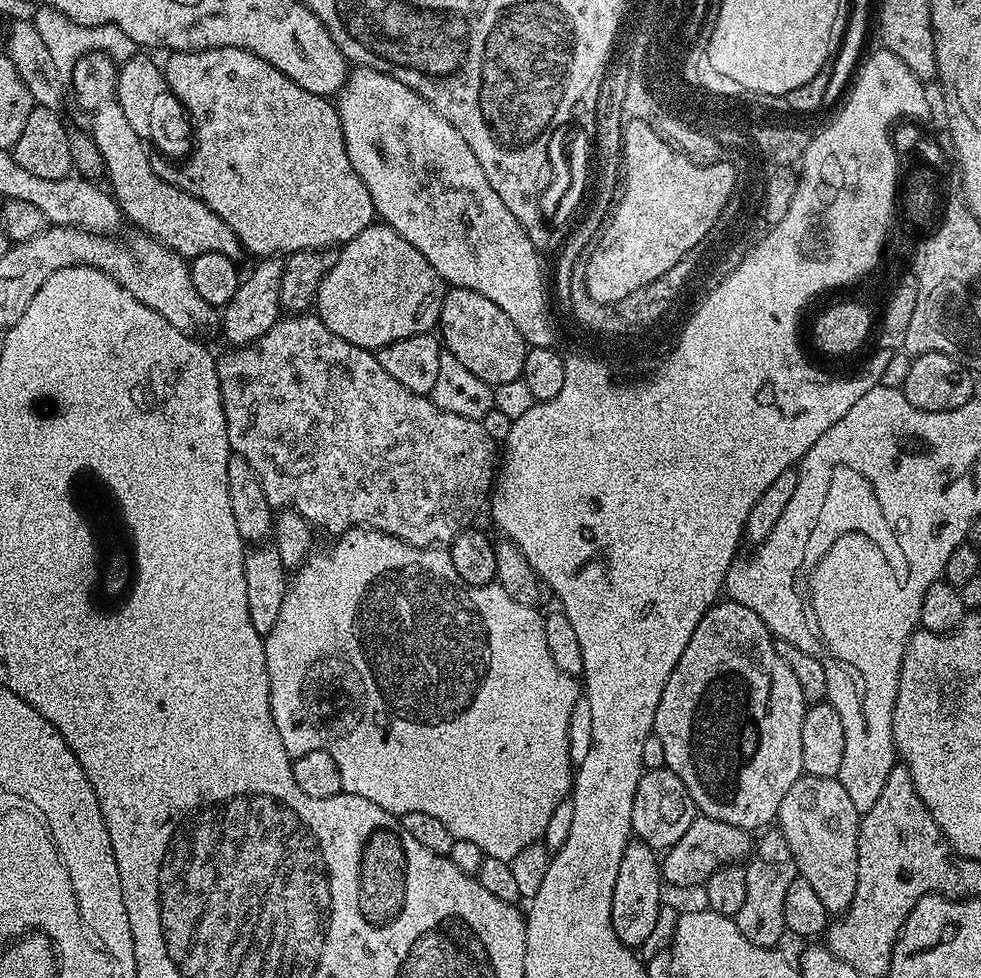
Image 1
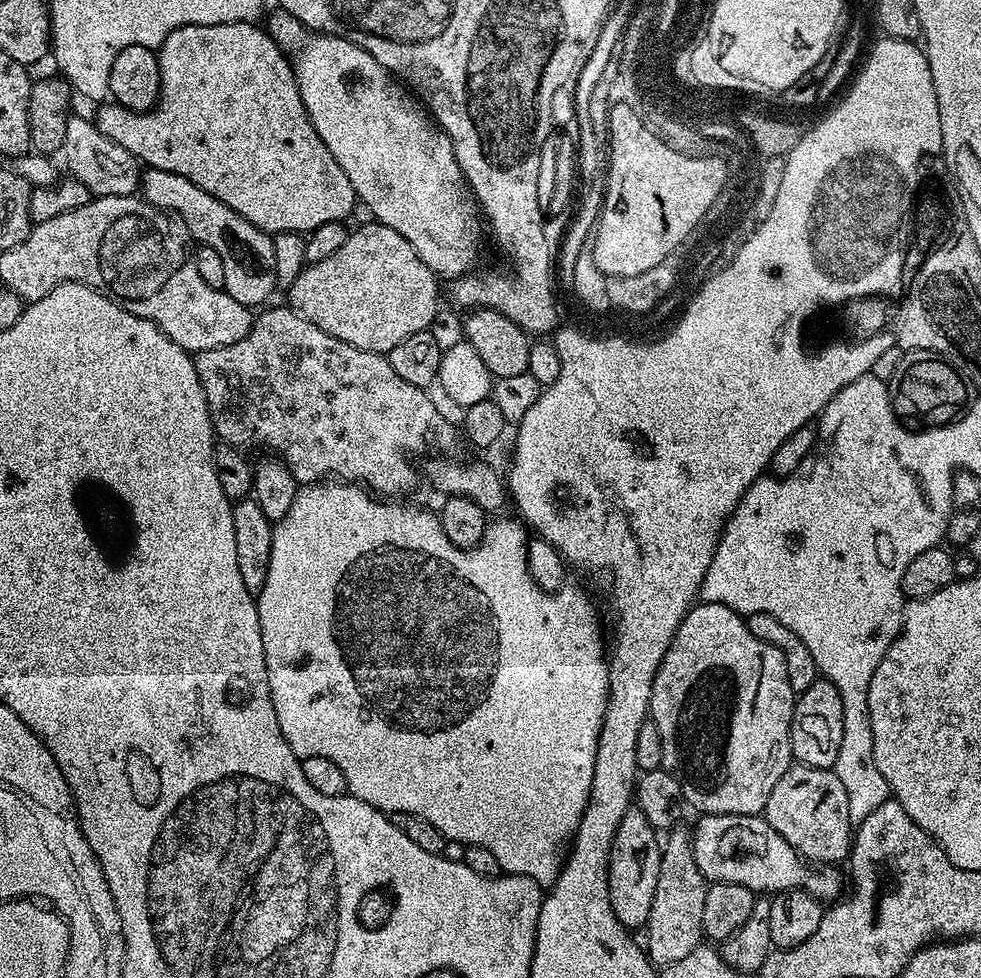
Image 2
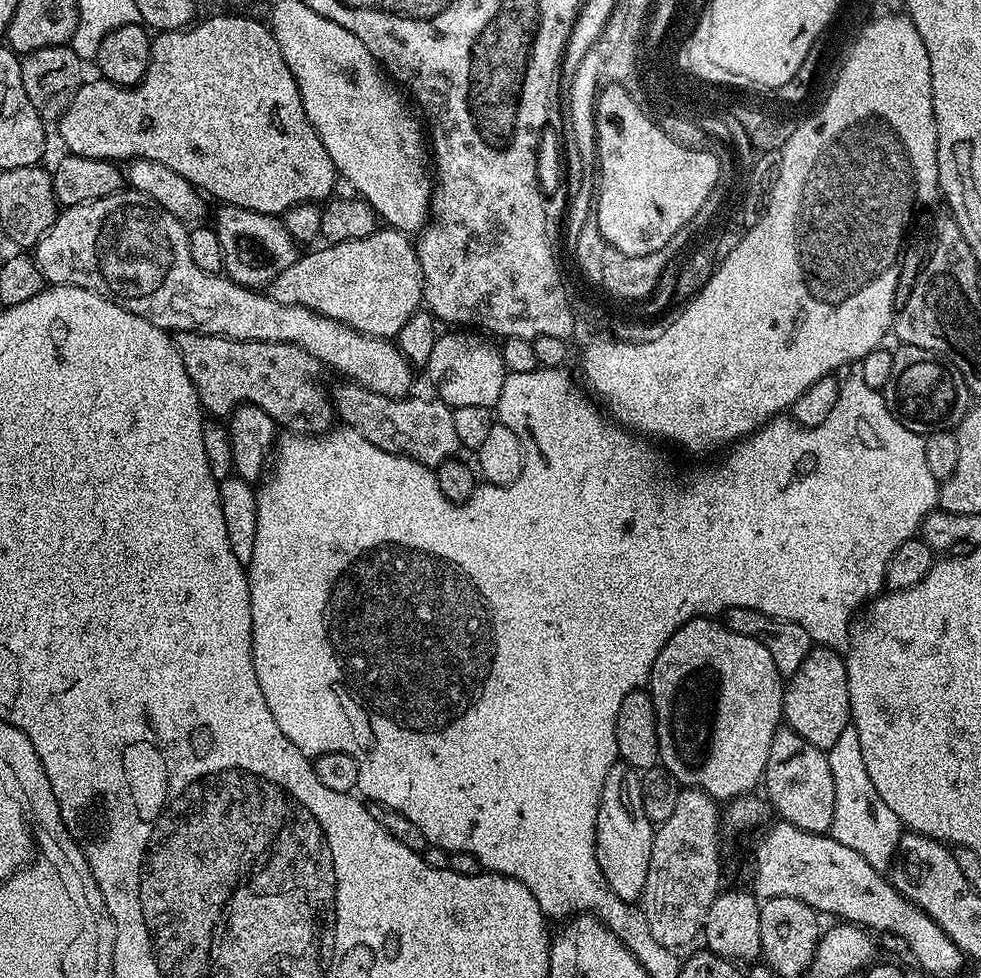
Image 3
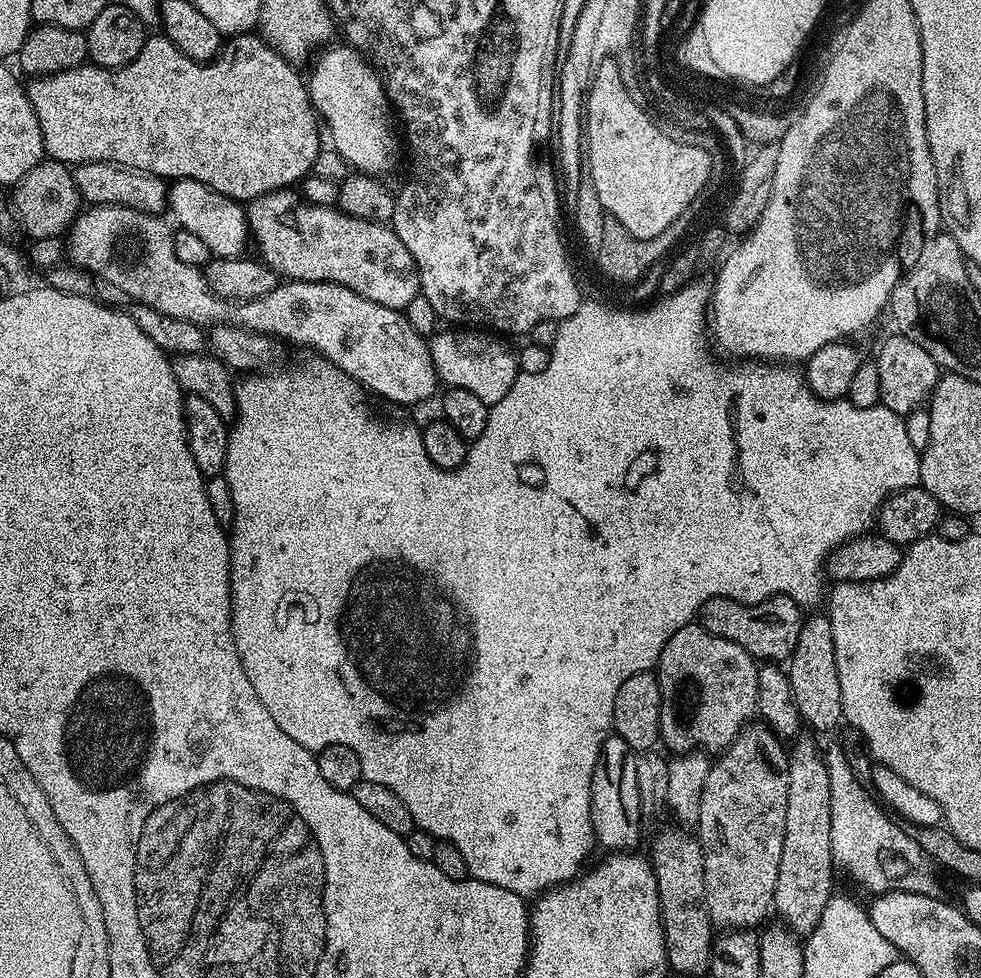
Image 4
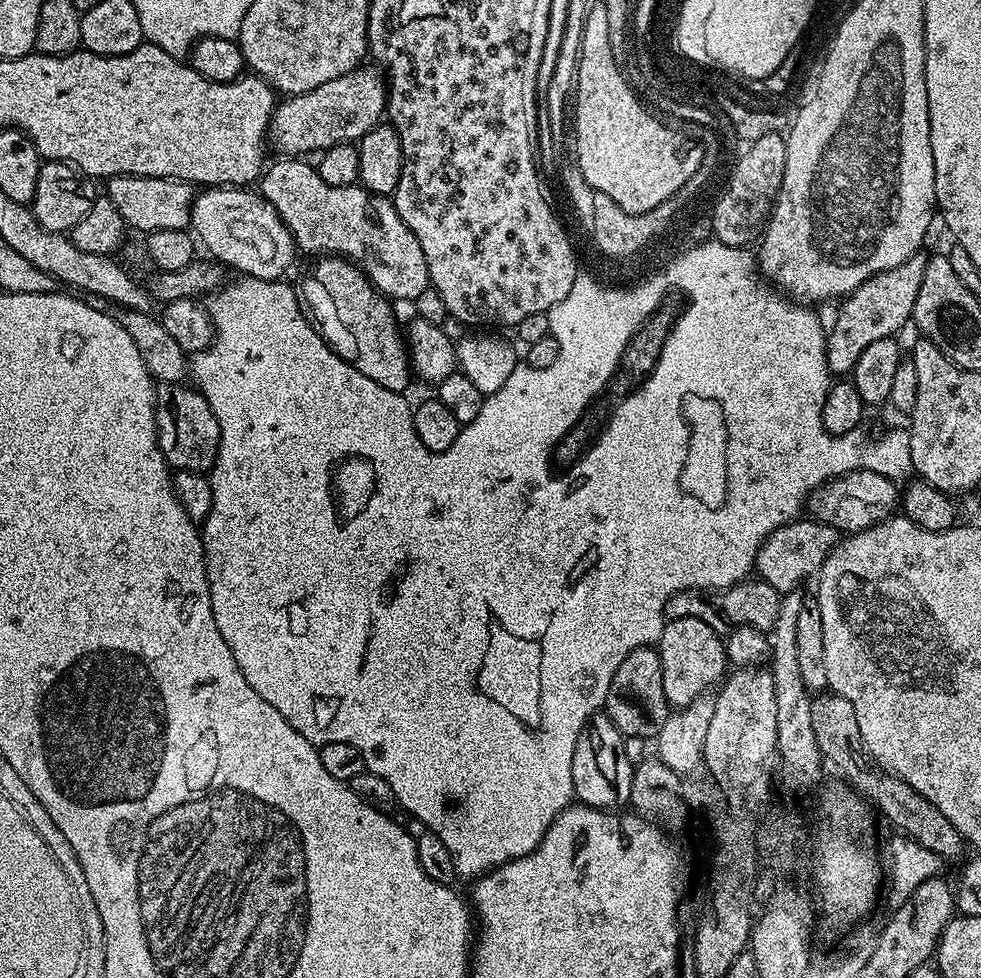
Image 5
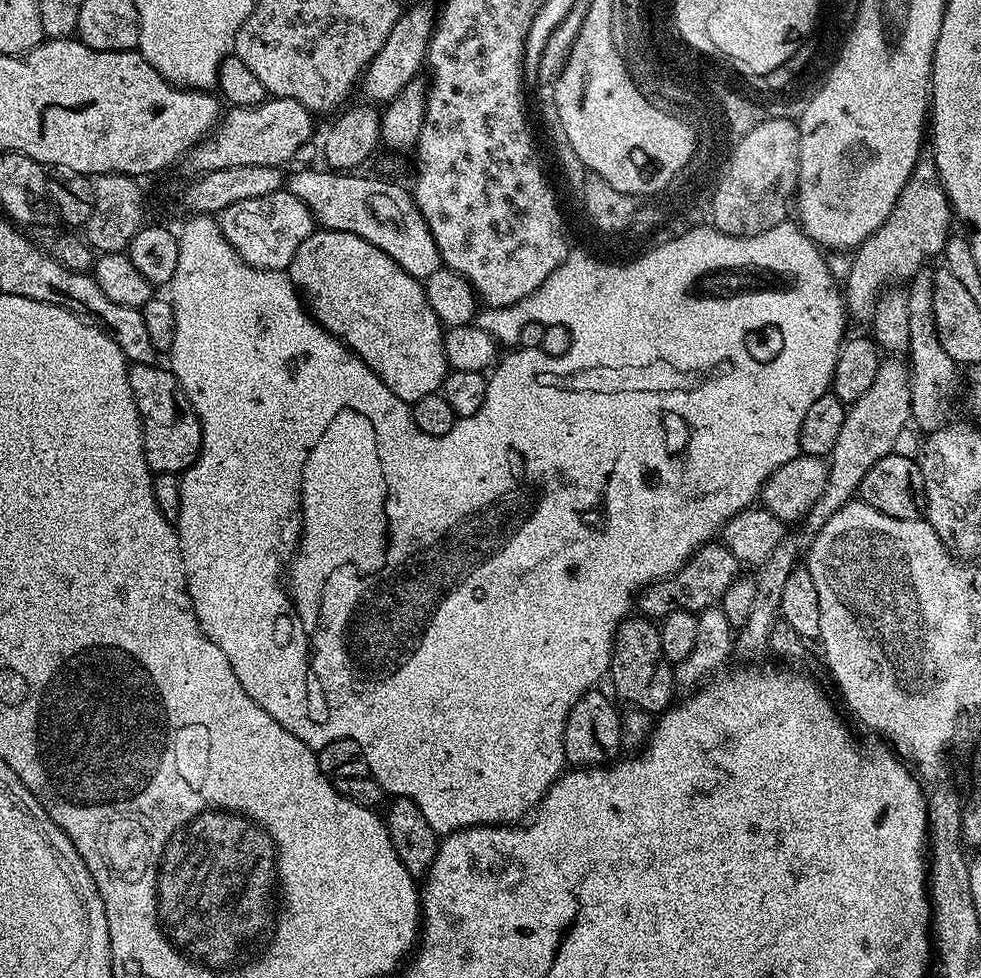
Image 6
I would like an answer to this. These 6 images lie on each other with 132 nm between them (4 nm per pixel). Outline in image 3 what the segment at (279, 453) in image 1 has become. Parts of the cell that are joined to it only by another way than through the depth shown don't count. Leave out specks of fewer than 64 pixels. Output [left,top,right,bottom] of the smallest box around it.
[174,332,334,434]

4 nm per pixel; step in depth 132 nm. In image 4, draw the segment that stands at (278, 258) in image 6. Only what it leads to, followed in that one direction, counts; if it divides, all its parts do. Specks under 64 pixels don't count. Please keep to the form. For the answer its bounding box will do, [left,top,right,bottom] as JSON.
[167,180,249,257]

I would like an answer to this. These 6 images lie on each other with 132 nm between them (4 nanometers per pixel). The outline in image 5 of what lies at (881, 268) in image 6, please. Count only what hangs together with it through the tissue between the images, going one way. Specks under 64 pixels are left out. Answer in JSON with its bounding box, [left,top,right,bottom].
[824,251,928,377]

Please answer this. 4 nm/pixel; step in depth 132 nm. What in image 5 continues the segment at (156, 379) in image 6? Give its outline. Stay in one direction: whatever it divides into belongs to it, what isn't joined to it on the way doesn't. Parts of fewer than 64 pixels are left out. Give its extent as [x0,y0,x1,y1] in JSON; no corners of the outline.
[156,383,220,473]

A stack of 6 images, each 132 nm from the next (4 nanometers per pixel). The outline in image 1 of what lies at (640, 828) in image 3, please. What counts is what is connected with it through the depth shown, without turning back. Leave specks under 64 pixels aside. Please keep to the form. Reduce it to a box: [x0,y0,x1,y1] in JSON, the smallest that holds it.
[610,839,662,950]

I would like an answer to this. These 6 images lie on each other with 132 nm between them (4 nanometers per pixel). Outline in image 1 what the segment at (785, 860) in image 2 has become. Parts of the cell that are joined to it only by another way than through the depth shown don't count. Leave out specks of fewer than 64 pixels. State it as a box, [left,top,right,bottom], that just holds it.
[662,814,754,888]

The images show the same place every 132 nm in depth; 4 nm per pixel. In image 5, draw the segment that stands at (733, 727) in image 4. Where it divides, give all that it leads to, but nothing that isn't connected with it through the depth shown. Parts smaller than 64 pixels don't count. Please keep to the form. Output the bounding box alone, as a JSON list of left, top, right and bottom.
[658,616,729,709]

